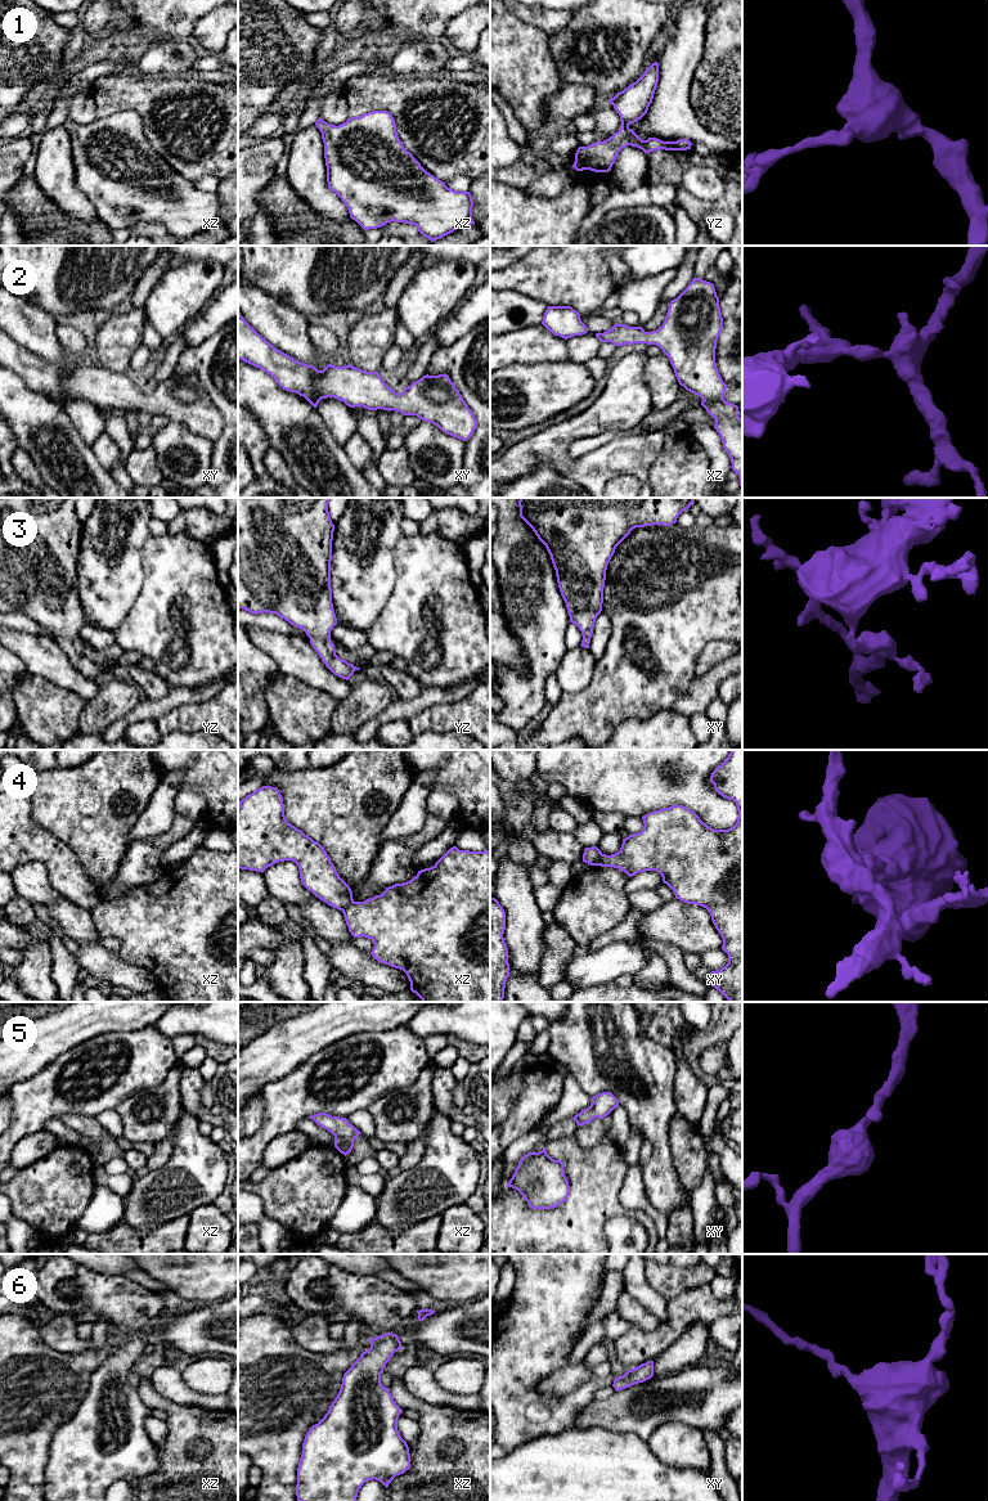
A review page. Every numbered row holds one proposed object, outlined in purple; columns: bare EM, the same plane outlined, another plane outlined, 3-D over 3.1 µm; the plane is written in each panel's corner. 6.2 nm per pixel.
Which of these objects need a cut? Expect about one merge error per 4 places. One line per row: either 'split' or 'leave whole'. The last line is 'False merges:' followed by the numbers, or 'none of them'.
1: leave whole
2: leave whole
3: leave whole
4: split
5: leave whole
6: leave whole
False merges: 4

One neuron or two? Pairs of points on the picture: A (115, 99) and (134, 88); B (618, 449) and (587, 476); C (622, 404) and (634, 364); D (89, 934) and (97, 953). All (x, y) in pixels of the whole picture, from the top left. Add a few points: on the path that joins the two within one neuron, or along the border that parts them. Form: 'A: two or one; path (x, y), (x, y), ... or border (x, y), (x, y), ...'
A: one; path (120, 94), (129, 90)
B: one; path (610, 457), (594, 470)
C: one; path (625, 394), (628, 374)
D: two; border (70, 942), (99, 943)

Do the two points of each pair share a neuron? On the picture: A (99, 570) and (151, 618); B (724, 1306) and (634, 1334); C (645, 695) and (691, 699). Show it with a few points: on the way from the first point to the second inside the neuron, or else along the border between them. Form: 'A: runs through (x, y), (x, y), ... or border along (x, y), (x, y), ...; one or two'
A: border along (144, 574), (142, 589), (126, 619), (117, 628); two
B: runs through (703, 1308), (690, 1308), (661, 1337), (656, 1337); one
C: border along (696, 675), (670, 709); two

